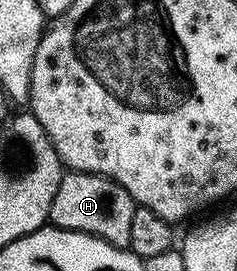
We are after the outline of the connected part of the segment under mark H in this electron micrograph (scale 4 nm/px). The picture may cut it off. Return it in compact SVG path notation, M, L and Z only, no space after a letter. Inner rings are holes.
M66 170L59 181L59 189L55 189L55 197L51 201L48 222L65 231L78 231L99 237L116 247L128 248L131 241L131 221L134 220L135 211L139 204L133 200L131 193L123 189L114 179L105 175L92 175L86 171Z

